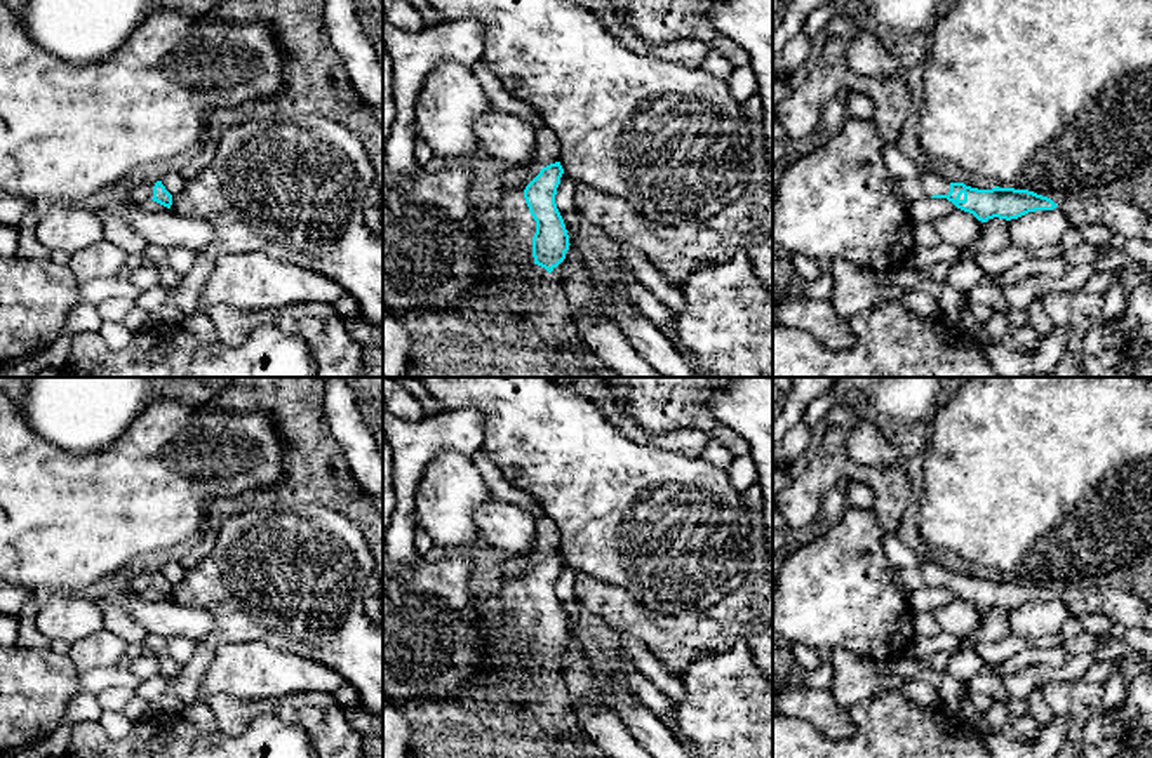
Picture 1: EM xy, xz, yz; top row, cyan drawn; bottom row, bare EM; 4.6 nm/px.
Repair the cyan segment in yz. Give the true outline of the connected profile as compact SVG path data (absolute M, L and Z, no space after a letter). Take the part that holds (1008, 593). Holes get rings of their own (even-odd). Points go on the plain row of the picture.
M933 558L924 565L900 568L893 565L893 579L907 591L931 588L947 588L957 598L973 603L978 610L988 608L1018 608L1035 600L1053 600L1058 595L1042 584L1028 579L992 577L978 579L964 572L950 572L940 560Z

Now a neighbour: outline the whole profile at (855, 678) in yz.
M846 648L832 652L828 661L834 668L828 690L842 708L851 709L870 695L887 690L872 661Z

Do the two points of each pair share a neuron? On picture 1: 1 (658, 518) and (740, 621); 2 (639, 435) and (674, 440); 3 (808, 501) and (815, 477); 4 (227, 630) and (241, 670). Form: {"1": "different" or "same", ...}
{"1": "different", "2": "same", "3": "same", "4": "different"}

